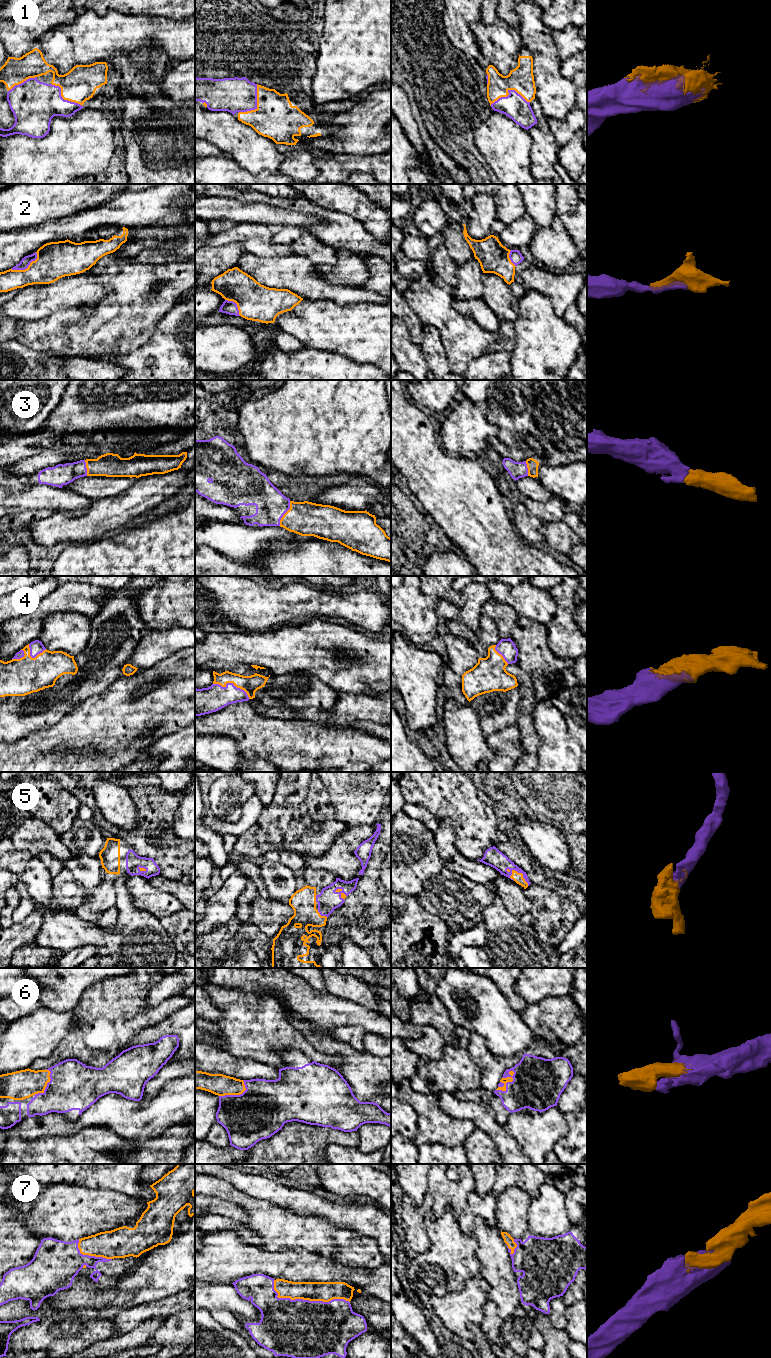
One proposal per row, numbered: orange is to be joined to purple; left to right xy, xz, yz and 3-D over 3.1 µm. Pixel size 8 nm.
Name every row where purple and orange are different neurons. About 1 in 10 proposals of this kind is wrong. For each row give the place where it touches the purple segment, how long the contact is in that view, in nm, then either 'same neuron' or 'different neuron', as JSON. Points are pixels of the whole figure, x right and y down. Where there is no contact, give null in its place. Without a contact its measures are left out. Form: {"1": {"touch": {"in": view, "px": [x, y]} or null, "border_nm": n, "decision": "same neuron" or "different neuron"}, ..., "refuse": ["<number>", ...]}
{"1": {"touch": {"in": "yz", "px": [508, 91]}, "border_nm": 320, "decision": "same neuron"}, "2": {"touch": {"in": "xy", "px": [26, 268]}, "border_nm": 260, "decision": "same neuron"}, "3": {"touch": {"in": "xz", "px": [285, 512]}, "border_nm": 220, "decision": "same neuron"}, "4": {"touch": {"in": "xz", "px": [232, 683]}, "border_nm": 320, "decision": "same neuron"}, "5": {"touch": {"in": "yz", "px": [520, 872]}, "border_nm": 220, "decision": "same neuron"}, "6": {"touch": {"in": "yz", "px": [506, 1083]}, "border_nm": 220, "decision": "same neuron"}, "7": {"touch": {"in": "xz", "px": [305, 1300]}, "border_nm": 650, "decision": "same neuron"}, "refuse": []}

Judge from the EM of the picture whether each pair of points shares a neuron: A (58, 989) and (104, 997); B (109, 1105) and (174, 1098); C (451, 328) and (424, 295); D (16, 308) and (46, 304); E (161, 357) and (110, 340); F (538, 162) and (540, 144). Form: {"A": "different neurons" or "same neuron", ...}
{"A": "different neurons", "B": "same neuron", "C": "same neuron", "D": "same neuron", "E": "different neurons", "F": "same neuron"}

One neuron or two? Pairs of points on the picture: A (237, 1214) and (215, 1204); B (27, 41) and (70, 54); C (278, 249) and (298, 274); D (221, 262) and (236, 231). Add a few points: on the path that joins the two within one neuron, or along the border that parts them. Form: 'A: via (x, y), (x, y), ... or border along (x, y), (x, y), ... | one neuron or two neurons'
A: via (232, 1211), (220, 1207) | one neuron
B: border along (52, 27), (48, 28), (37, 39), (35, 46) | two neurons
C: border along (293, 254), (259, 255) | two neurons
D: border along (207, 247), (240, 243), (245, 251) | two neurons

